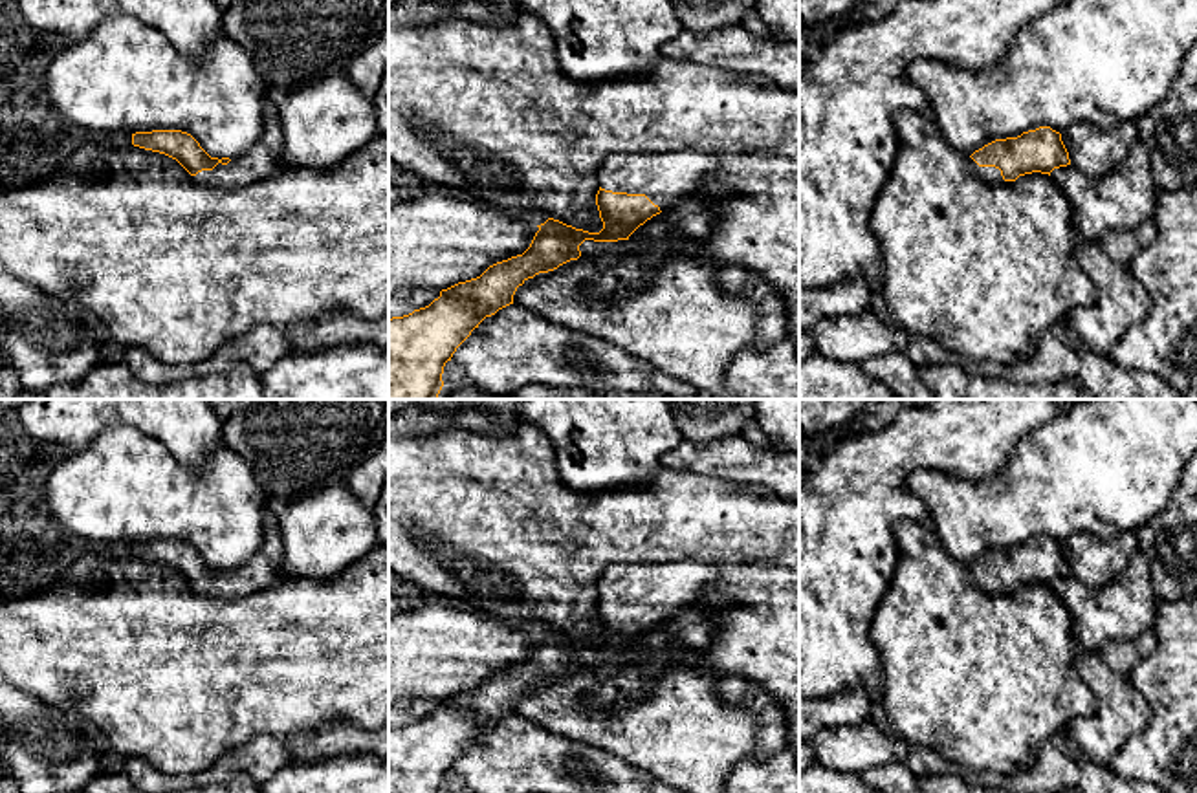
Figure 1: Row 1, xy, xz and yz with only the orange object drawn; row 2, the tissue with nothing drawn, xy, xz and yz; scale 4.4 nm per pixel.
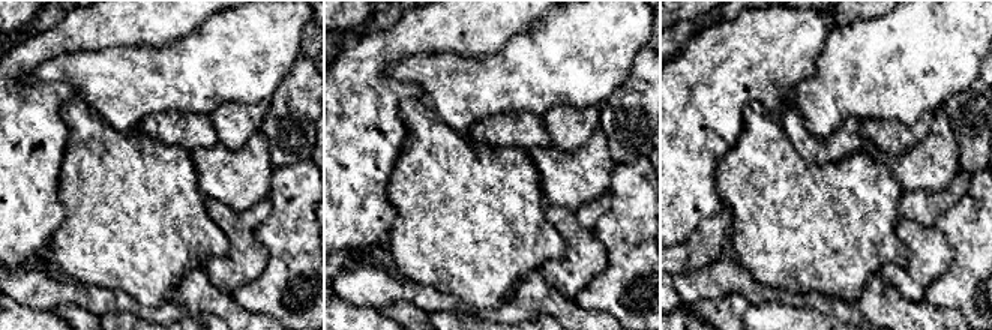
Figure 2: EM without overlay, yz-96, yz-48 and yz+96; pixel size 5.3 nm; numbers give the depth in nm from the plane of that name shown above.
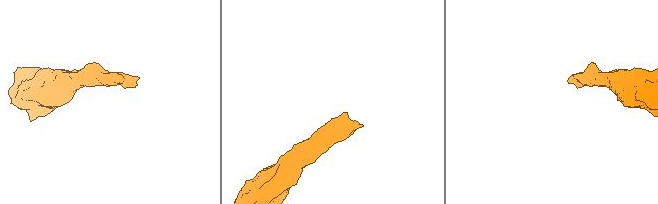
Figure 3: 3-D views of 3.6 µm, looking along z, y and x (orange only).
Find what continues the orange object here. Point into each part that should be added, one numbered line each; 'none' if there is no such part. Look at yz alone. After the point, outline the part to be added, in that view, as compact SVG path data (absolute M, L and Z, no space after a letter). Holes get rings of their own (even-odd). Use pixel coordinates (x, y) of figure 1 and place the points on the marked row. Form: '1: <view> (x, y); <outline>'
1: yz (987, 174); M968 156L968 167L970 167L972 174L983 183L1005 181L999 168L995 168L995 167L979 167L970 156Z

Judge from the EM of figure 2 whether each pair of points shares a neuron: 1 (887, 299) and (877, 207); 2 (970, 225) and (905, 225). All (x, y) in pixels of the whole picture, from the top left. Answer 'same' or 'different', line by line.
1: different
2: different

